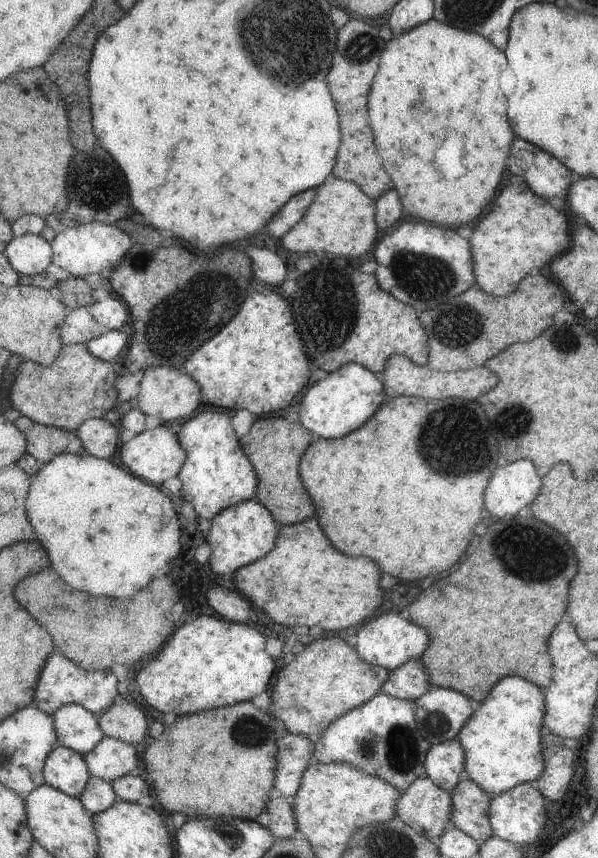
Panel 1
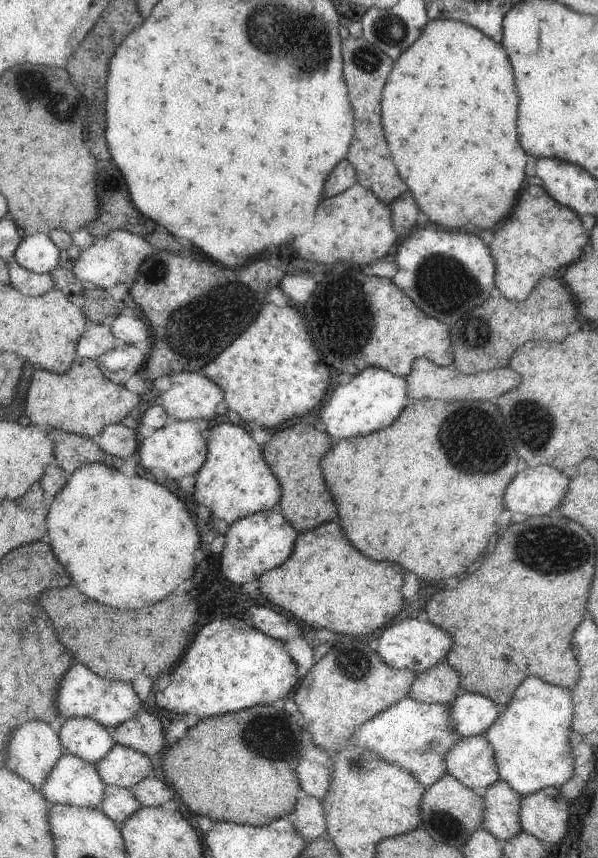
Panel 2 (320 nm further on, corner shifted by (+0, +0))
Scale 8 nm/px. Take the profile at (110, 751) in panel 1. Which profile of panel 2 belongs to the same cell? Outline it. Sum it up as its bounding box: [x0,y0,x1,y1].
[97,743,153,789]

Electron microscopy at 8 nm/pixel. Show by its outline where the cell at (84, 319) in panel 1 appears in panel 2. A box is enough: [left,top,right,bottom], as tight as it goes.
[77,322,123,359]

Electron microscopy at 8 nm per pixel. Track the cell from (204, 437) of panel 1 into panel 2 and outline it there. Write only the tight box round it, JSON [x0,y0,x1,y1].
[194,423,283,525]

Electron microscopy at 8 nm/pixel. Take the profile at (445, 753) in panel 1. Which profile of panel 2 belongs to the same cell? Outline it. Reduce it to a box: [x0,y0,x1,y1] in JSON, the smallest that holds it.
[446,735,498,791]

